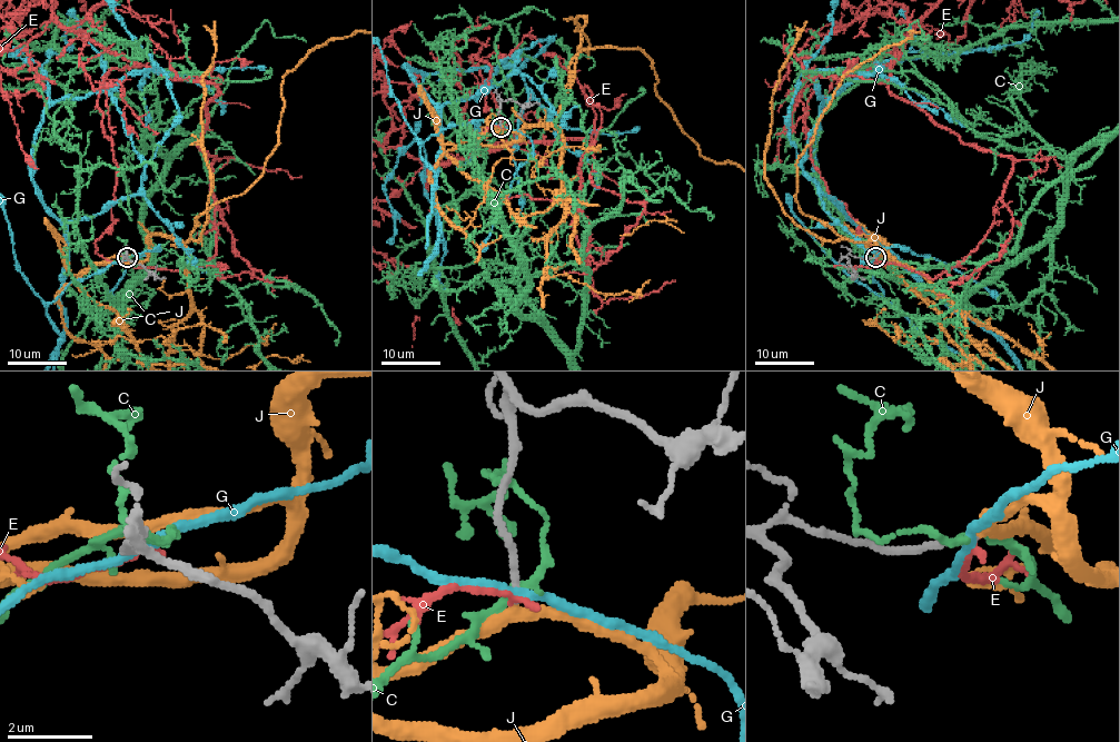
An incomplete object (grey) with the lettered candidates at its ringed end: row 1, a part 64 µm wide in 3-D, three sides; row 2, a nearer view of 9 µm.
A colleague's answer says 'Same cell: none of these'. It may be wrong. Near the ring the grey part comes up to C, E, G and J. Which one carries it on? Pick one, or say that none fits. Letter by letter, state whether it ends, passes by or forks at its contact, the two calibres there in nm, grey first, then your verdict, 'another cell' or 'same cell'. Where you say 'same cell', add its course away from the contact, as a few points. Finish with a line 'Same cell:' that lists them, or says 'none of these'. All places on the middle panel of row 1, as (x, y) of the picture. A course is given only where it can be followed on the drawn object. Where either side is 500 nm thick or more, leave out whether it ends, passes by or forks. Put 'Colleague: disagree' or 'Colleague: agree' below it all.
C: it passes by | 160/180 nm | another cell
E: it ends | 140/180 nm | another cell
G: it passes by | 150/200 nm | another cell
J: it passes by | 140/260 nm | same cell
Same cell: J
Colleague: disagree

